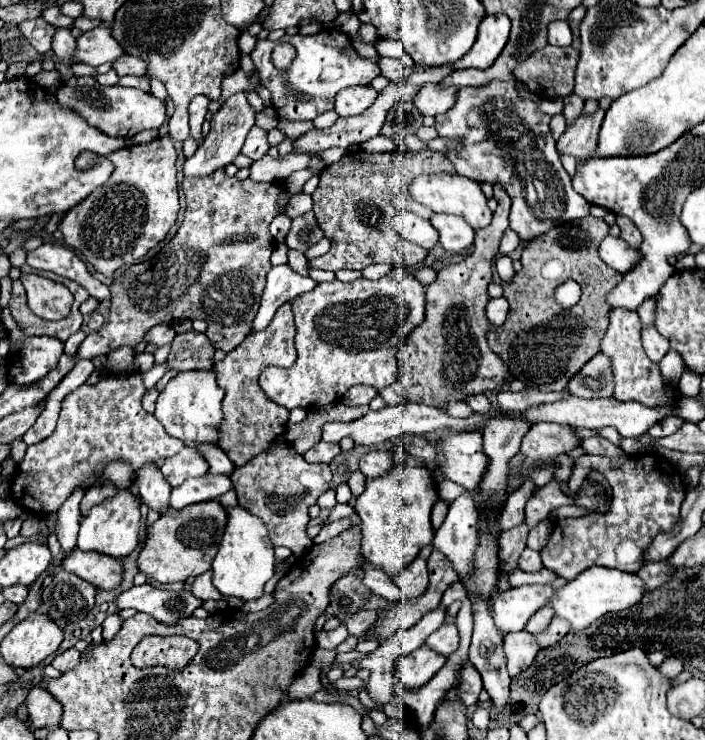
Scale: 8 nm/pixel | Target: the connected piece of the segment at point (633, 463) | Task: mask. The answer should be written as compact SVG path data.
M582 454L567 483L570 495L576 494L592 469L602 472L612 486L612 504L608 512L558 520L548 544L540 550L542 564L564 580L576 578L590 566L638 572L644 562L644 550L652 538L662 530L672 530L680 520L680 504L686 496L684 478L678 466L664 456L636 454L630 458L600 458Z

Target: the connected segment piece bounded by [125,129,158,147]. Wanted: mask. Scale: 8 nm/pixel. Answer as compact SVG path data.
M152 129L152 130L148 130L148 131L142 131L138 134L137 139L136 139L136 135L131 137L130 139L125 138L126 146L128 147L129 144L136 145L136 144L140 144L140 143L148 143L148 142L153 141L157 137L158 137L158 130Z

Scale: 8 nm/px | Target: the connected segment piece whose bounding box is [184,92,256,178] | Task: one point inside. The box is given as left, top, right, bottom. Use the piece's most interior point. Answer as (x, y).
(231, 123)

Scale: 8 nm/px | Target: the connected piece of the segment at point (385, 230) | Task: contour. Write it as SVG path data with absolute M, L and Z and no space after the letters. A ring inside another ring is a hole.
M360 150L344 154L340 162L326 166L320 172L320 184L312 194L312 210L332 246L324 256L310 260L308 264L322 270L362 270L376 262L386 262L390 266L402 268L418 266L428 256L428 252L400 238L400 234L392 230L390 220L396 210L390 204L390 198L400 190L408 192L412 178L420 172L454 172L454 166L442 152L432 150L384 154L366 154Z

